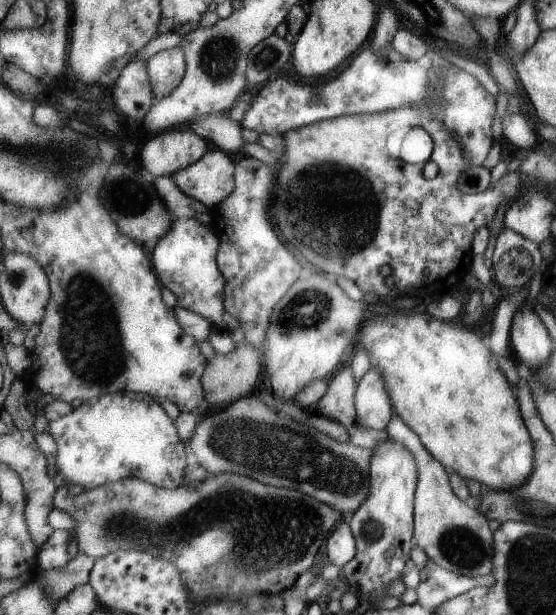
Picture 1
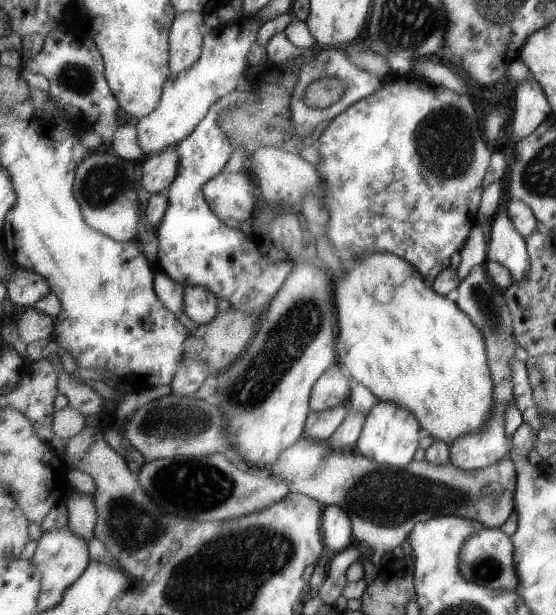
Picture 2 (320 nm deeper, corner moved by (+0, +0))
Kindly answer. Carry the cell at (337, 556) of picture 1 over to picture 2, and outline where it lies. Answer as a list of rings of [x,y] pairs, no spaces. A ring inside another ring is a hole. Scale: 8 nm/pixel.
[[[326,505],[322,518],[325,544],[335,554],[348,548],[354,541],[352,520],[347,509],[339,505]]]

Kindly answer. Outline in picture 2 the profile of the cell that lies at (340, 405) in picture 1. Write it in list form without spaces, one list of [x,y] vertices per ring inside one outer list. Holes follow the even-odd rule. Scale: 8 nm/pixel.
[[[341,405],[328,411],[311,411],[306,422],[305,436],[318,441],[328,438],[346,421],[349,406]]]

